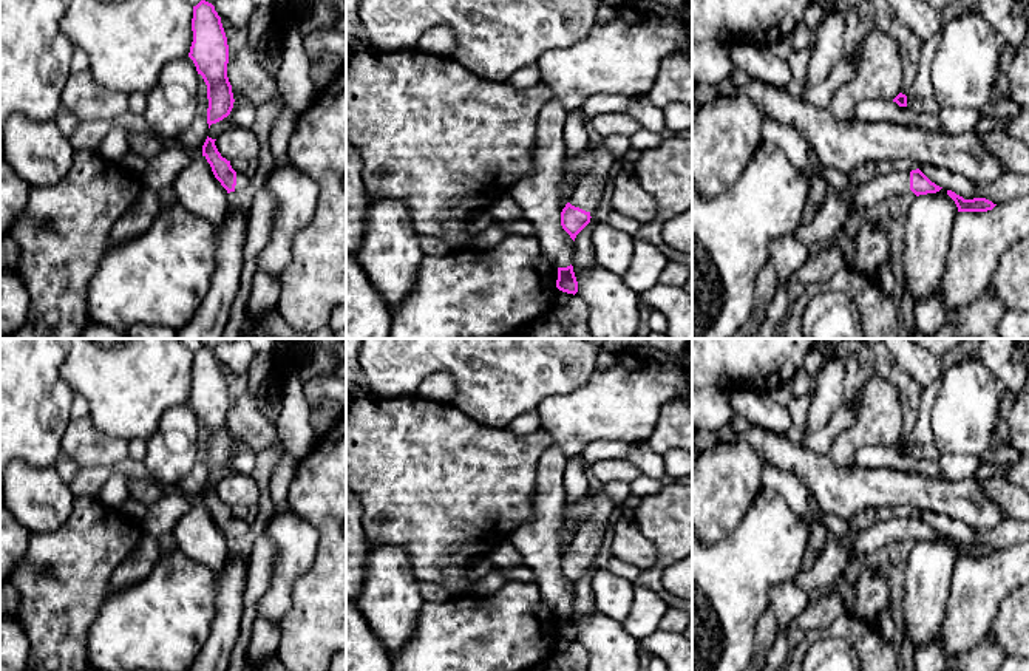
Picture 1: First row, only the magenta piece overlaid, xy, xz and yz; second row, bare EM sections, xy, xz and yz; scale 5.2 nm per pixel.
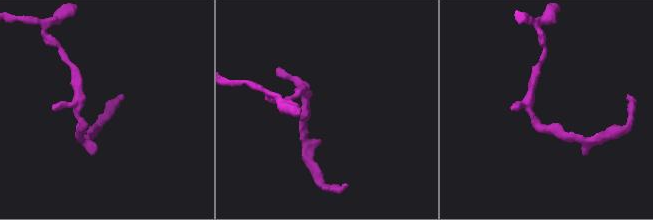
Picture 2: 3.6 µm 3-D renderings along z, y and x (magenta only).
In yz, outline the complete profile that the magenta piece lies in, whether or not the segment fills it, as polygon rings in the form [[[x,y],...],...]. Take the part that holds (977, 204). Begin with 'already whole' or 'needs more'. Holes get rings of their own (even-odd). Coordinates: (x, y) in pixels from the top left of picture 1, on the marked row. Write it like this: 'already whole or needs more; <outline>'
already whole; [[[947,190],[947,195],[955,201],[958,212],[987,212],[997,206],[986,198],[964,199],[952,190]]]

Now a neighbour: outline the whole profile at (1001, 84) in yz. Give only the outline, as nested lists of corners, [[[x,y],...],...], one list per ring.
[[[1006,40],[1001,65],[1000,65],[998,76],[997,76],[997,80],[995,80],[995,85],[993,85],[993,90],[997,91],[997,94],[1001,99],[1009,97],[1009,94],[1010,94],[1010,88],[1009,88],[1009,70],[1010,70],[1010,65],[1012,65],[1012,62],[1015,59],[1015,54],[1017,54],[1017,51]]]

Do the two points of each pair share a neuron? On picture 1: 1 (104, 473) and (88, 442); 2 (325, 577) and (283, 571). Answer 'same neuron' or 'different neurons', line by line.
1: different neurons
2: different neurons

